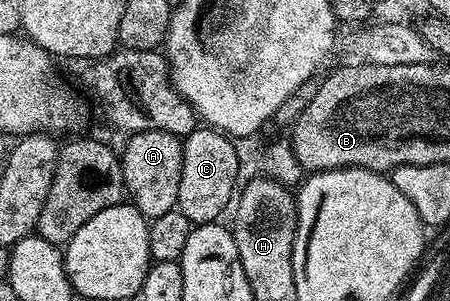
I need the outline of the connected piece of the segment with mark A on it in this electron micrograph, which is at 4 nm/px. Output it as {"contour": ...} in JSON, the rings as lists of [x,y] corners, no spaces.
{"contour":[[[145,129],[129,134],[126,146],[120,149],[122,174],[129,200],[138,210],[153,219],[172,211],[178,204],[180,191],[180,167],[182,166],[182,142],[168,131]]]}

